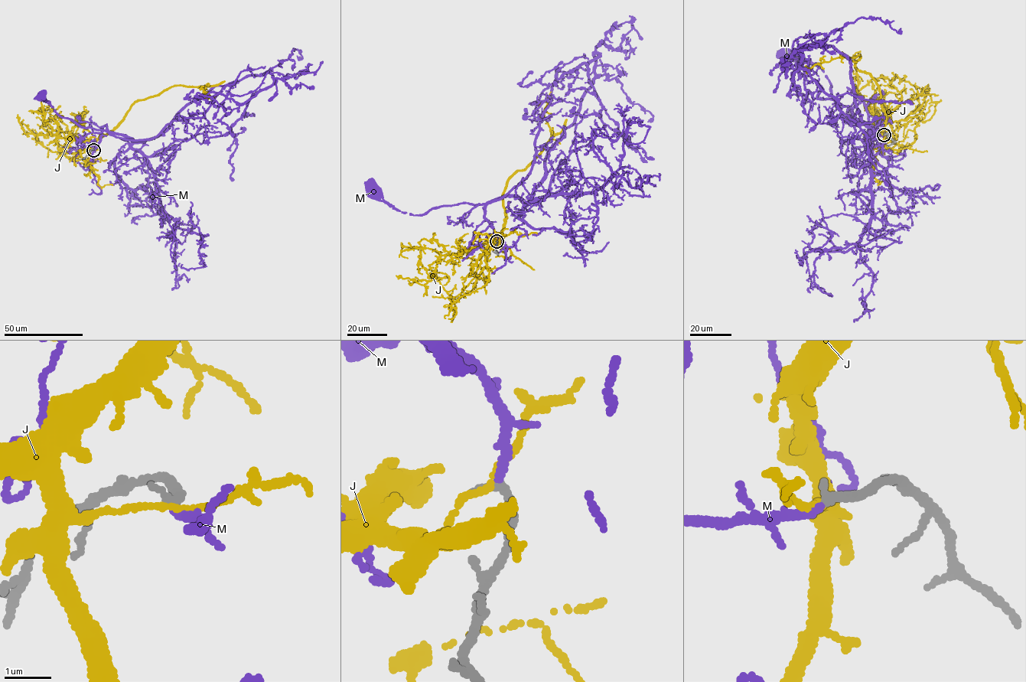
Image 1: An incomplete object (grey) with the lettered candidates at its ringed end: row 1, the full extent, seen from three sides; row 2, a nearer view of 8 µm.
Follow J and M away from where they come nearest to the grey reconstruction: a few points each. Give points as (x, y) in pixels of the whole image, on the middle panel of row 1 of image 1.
J: (496, 241), (491, 243), (506, 216), (506, 185), (550, 138), (543, 116), (547, 100), (538, 106)
M: (496, 241), (491, 223), (483, 216), (483, 204), (444, 205), (423, 213), (411, 214), (377, 197), (371, 187)

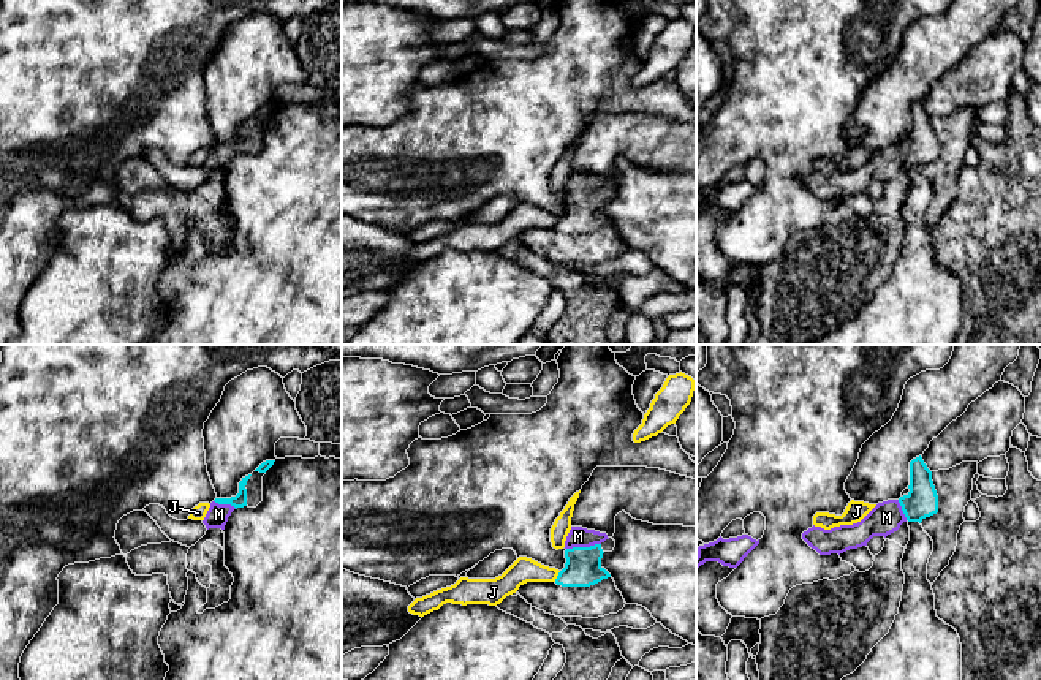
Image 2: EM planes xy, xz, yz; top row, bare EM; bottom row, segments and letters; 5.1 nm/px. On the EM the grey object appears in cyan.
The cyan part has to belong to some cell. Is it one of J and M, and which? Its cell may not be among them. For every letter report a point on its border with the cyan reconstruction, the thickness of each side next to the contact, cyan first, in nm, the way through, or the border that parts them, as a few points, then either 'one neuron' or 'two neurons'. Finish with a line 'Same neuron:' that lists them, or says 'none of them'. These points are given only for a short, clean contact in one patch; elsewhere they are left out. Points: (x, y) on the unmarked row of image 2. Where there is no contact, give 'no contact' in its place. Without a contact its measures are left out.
J: xz (557, 222) | 190/130 nm | along xz (560, 217), (554, 226) | two neurons
M: xz (582, 193) | 190/110 nm | across xz (582, 214), (582, 193), (578, 182) | one neuron
Same neuron: M

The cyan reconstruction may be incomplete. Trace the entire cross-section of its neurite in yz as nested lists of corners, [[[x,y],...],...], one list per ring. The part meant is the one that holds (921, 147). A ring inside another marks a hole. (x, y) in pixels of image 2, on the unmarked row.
[[[922,103],[910,108],[910,138],[899,145],[878,149],[861,168],[840,171],[831,176],[812,172],[802,185],[820,201],[843,199],[850,195],[867,191],[873,182],[888,182],[903,168],[922,168],[938,158],[938,141],[932,117]]]

